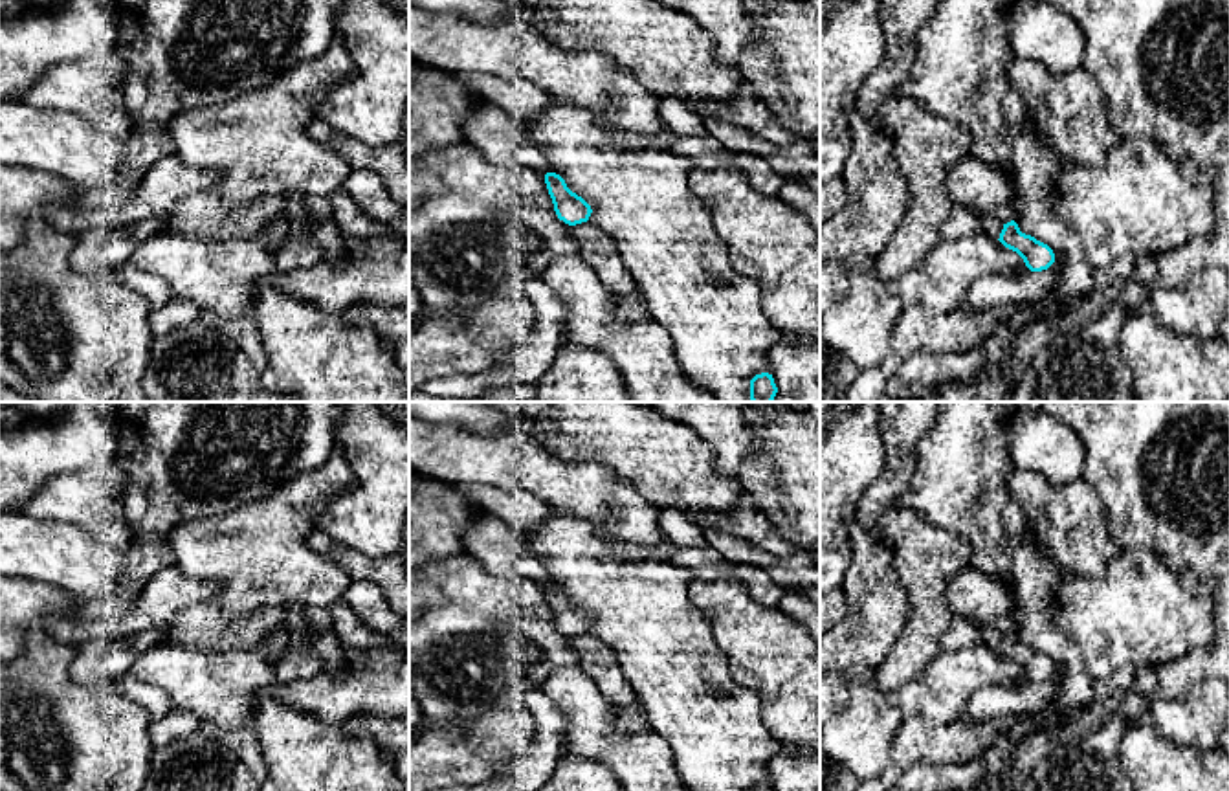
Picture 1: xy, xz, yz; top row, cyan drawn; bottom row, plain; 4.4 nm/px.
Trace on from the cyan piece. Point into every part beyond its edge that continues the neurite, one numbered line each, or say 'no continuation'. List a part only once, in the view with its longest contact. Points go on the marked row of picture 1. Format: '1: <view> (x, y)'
1: yz (989, 226)

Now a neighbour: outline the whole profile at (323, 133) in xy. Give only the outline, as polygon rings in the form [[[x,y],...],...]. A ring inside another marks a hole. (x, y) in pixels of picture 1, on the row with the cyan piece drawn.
[[[314,117],[306,125],[306,136],[323,147],[338,150],[352,171],[367,169],[378,174],[391,198],[404,209],[409,209],[409,162],[405,145],[367,147],[319,117]]]

